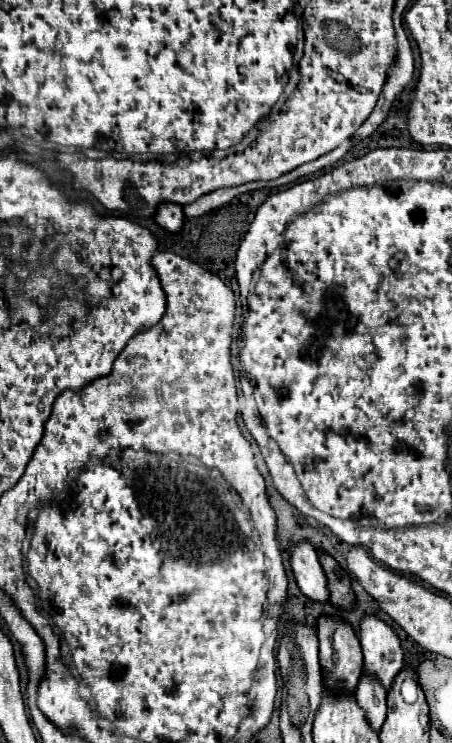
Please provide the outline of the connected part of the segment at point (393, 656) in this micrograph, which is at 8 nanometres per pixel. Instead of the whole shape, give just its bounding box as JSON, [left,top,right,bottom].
[358,614,404,690]

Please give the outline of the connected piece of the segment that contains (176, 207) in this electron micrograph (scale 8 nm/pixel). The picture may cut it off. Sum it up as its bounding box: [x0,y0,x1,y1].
[154,204,184,232]

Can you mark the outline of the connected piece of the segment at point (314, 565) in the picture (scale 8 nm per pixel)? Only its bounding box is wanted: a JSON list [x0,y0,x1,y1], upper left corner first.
[290,542,328,602]

